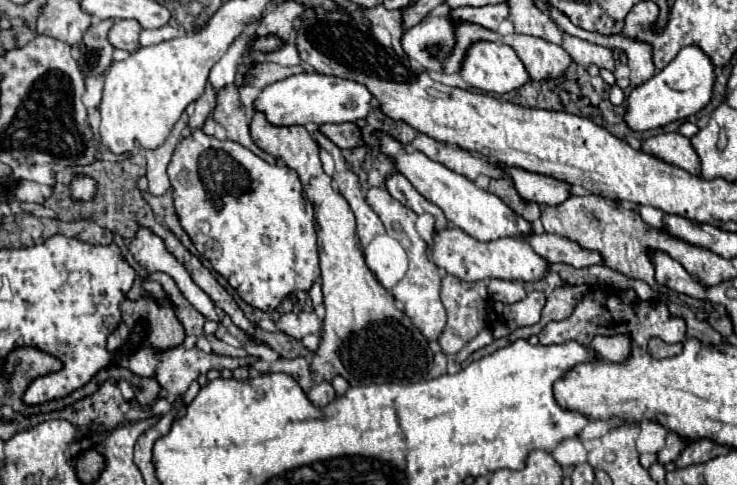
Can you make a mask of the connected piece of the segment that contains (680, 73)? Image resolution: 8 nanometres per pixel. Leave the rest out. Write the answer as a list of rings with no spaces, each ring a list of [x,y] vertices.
[[[695,45],[683,47],[667,67],[663,67],[647,83],[631,91],[627,99],[625,121],[633,131],[647,131],[663,127],[673,121],[683,121],[701,111],[711,101],[713,83],[715,83],[715,67],[711,65],[711,59],[703,53],[703,49]]]

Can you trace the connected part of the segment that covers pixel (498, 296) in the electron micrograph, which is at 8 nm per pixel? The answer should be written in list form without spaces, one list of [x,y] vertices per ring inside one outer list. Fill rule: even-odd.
[[[491,279],[489,281],[489,297],[491,301],[501,301],[501,303],[515,303],[523,301],[525,289],[521,281],[503,281],[503,279]]]

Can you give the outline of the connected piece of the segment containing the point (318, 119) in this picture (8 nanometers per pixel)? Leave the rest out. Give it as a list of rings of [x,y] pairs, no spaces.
[[[303,73],[267,85],[255,99],[253,107],[255,111],[263,111],[267,115],[267,121],[273,125],[325,125],[357,121],[367,117],[367,113],[371,111],[371,101],[373,95],[369,93],[369,89],[357,81],[333,75]]]

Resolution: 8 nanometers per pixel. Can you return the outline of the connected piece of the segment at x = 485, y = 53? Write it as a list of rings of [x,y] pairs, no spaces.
[[[475,41],[465,57],[463,57],[463,63],[461,63],[461,69],[459,69],[459,75],[463,77],[463,81],[467,81],[471,87],[477,87],[485,93],[509,93],[517,87],[521,87],[529,75],[527,75],[527,69],[525,65],[519,61],[517,53],[505,45],[505,43],[495,43],[495,41]]]

